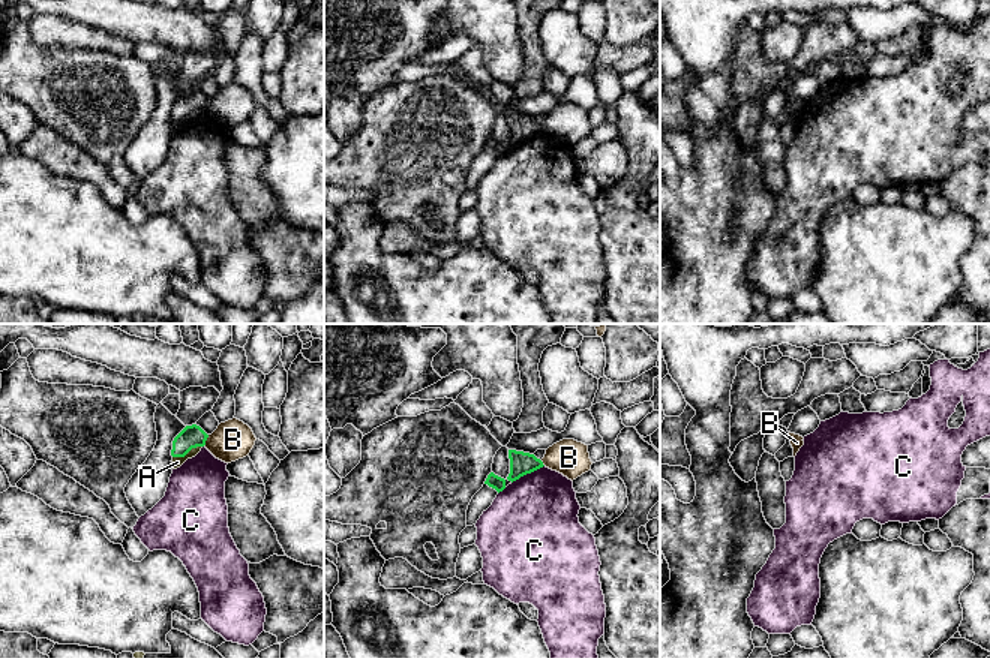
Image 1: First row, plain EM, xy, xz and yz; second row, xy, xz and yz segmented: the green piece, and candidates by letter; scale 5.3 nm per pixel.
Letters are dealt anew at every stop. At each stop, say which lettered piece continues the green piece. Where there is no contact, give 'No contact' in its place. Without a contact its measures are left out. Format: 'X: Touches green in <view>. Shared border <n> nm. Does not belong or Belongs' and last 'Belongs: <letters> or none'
A: Touches green in xy. Shared border 170 nm. Does not belong
B: Touches green in xy. Shared border 70 nm. Does not belong
C: Touches green in xz. Shared border 200 nm. Does not belong
Belongs: none

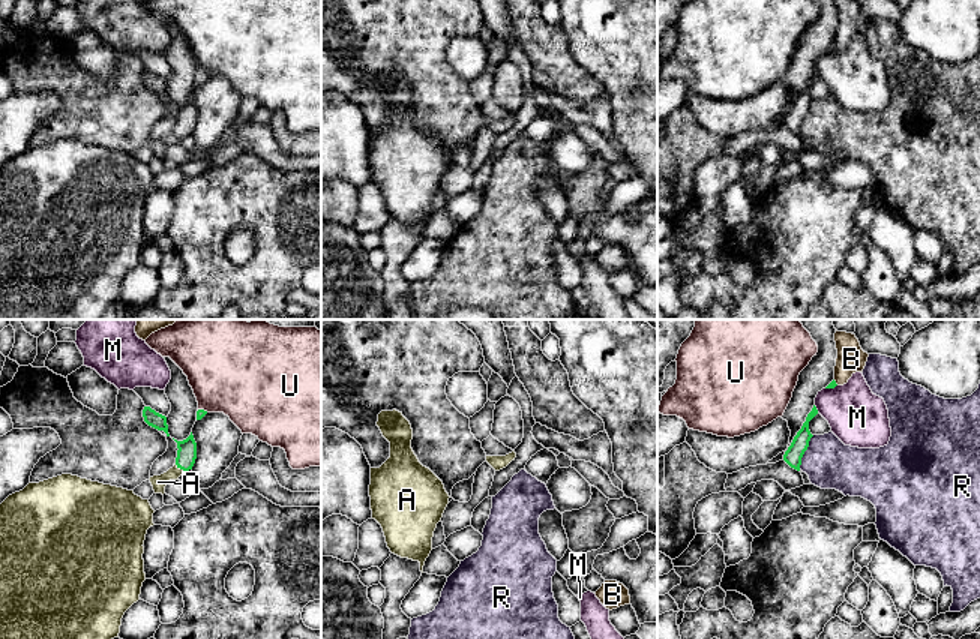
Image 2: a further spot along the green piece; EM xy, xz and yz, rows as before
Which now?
A: Touches green in xy. Shared border 70 nm. Belongs
B: Touches green in yz. Shared border 40 nm. Does not belong
M: Touches green in yz. Shared border 50 nm. Does not belong
R: Touches green in yz. Shared border 200 nm. Does not belong
U: Touches green in xy. Shared border 60 nm. Does not belong
Belongs: A

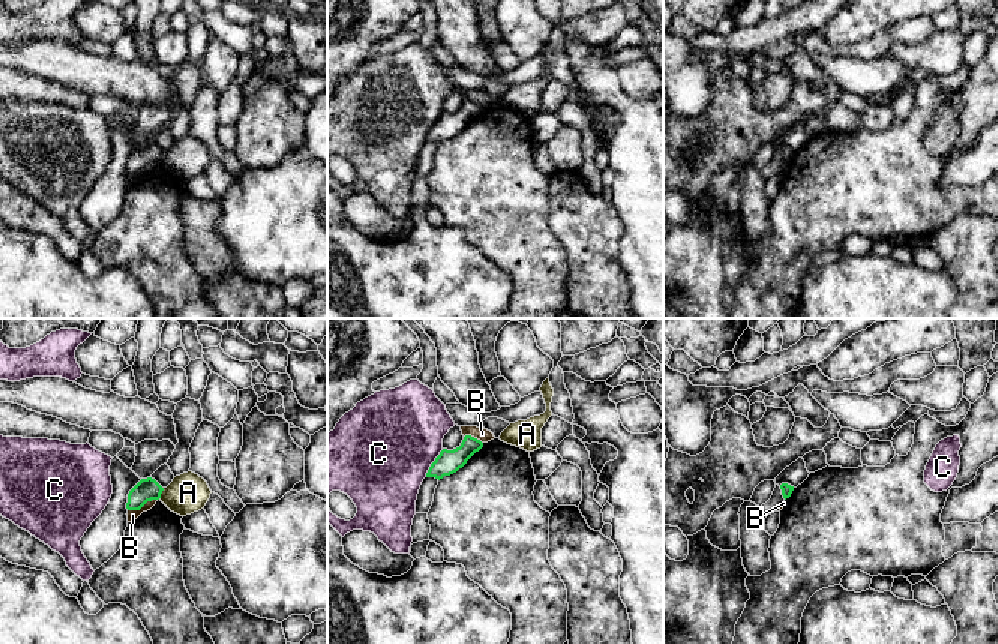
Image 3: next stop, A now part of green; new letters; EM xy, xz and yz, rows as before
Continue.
A: Touches green in xy. Shared border 70 nm. Does not belong
B: Touches green in xy. Shared border 170 nm. Does not belong
C: Touches green in xz. Shared border 180 nm. Does not belong
Belongs: none

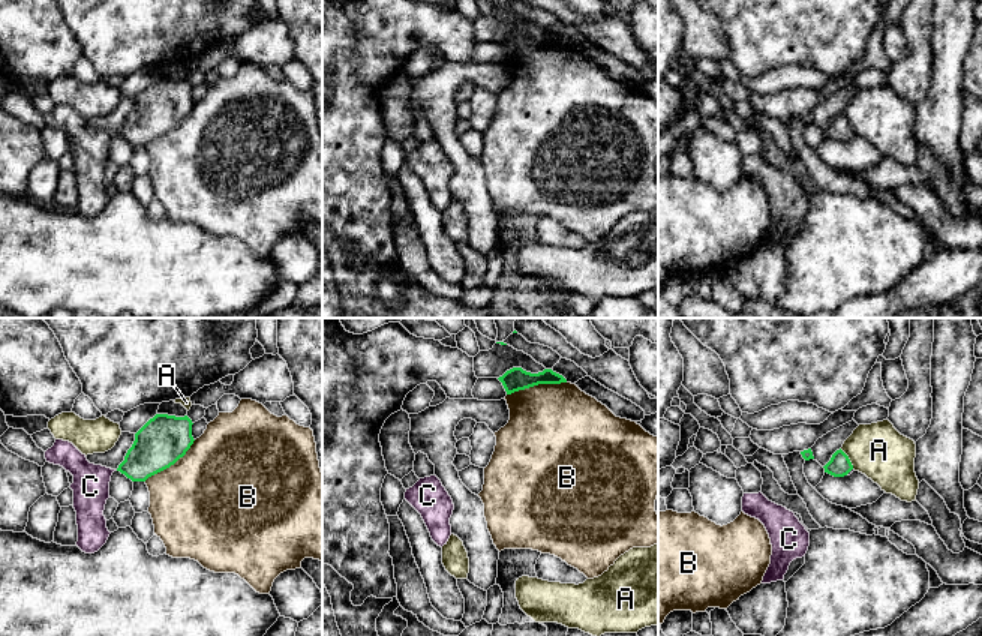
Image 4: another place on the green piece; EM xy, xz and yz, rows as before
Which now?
A: Touches green in yz. Shared border 130 nm. Does not belong
B: Touches green in xz. Shared border 320 nm. Does not belong
C: Touches green in yz. Shared border 50 nm. Belongs
Belongs: C

